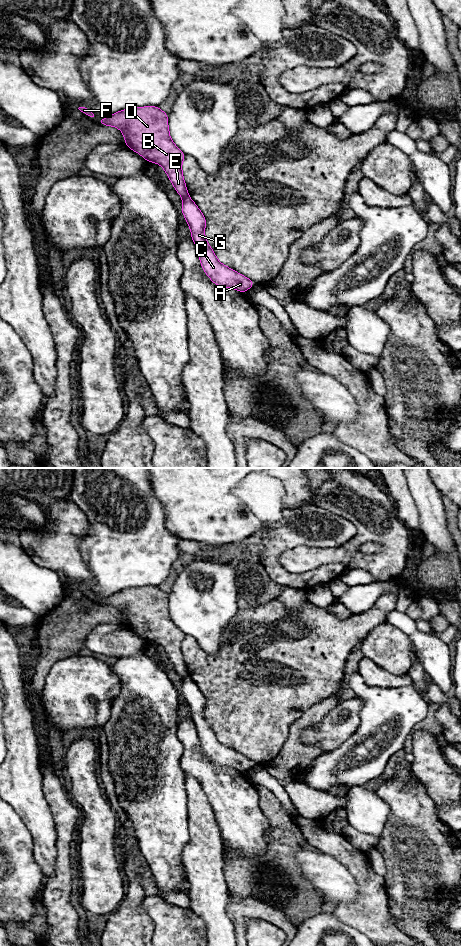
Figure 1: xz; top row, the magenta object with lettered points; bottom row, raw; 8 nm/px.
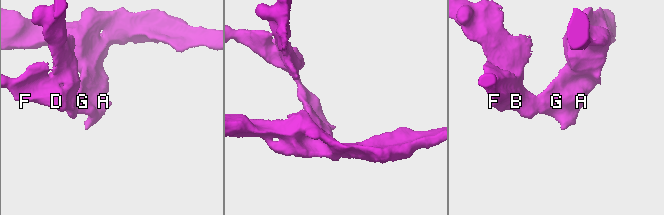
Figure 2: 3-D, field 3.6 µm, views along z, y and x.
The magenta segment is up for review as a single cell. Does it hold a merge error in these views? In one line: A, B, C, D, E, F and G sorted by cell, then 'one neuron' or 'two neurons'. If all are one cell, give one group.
A C G / B D E F | two neurons

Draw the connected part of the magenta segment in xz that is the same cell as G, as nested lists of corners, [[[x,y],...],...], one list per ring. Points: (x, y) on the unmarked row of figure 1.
[[[189,676],[182,678],[181,692],[190,707],[191,718],[196,725],[201,746],[214,764],[218,767],[233,768],[244,774],[256,765],[251,759],[218,741],[205,718],[206,698]]]

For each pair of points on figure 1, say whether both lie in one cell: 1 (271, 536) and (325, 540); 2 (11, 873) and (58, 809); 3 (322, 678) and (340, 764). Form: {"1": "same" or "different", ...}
{"1": "same", "2": "different", "3": "different"}

